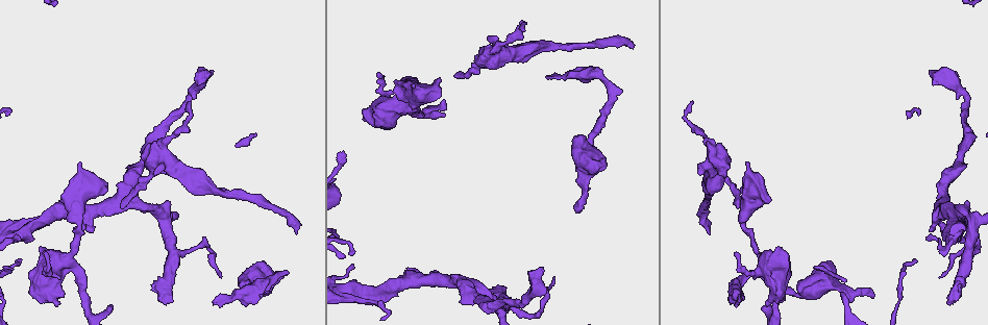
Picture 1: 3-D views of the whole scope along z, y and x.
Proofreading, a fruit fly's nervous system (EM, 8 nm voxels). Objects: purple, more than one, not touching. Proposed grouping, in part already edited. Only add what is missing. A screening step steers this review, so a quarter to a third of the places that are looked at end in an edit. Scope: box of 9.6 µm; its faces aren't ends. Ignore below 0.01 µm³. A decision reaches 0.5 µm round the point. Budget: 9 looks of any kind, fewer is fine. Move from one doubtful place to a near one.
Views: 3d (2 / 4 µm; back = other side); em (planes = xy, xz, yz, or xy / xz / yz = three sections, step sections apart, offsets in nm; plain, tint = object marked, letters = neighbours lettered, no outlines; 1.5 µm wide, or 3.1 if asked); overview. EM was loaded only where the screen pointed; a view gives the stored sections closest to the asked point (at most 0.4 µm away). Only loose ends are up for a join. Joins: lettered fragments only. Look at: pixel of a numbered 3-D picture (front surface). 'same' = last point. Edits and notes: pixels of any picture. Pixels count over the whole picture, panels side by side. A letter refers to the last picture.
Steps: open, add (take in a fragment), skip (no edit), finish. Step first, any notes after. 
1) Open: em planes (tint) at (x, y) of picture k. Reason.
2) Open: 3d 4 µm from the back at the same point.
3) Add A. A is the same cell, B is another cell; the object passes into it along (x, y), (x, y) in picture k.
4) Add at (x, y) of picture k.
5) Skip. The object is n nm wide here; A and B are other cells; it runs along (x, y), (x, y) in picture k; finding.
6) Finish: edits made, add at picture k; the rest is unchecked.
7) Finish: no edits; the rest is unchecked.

Open: em 3.1 µm planes (letters) at (737, 206) of picture 1. Thin end.

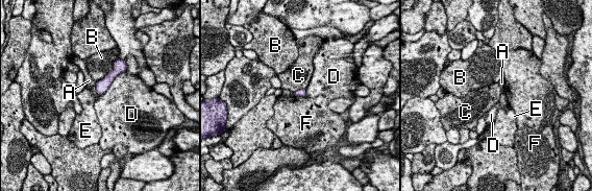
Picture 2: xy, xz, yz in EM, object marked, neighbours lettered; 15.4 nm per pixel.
Skip. A, B, C, D, E and F are other cells; a border runs along (304, 88), (293, 92) in picture 2; no lettered fragment goes on from it.

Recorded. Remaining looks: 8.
Open: 3d 2 µm at (296, 232) of picture 1. An open end.

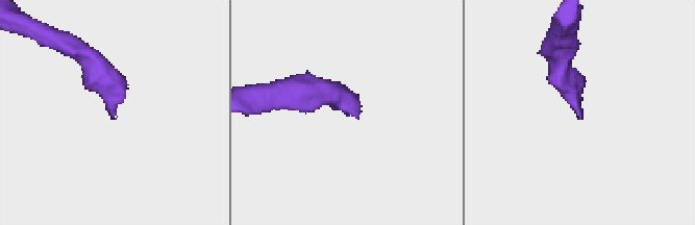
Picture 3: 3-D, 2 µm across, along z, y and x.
Open: em planes (letters) at (349, 110) of picture 3.

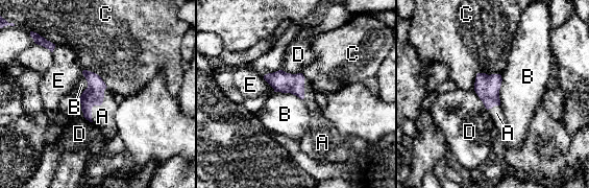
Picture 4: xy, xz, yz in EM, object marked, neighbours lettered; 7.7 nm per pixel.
Add A. The object is 160 nm wide here; A is the same cell, B, C, D and E are other cells; the object passes into it along (93, 95), (98, 104), (102, 116) in picture 4; the cell continues.

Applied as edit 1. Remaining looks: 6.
Open: em planes (letters) at (212, 302) of picture 1.

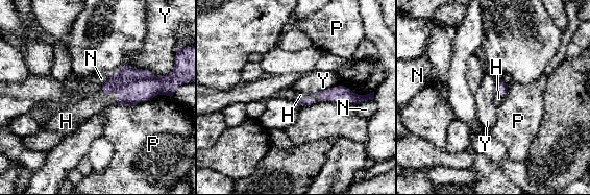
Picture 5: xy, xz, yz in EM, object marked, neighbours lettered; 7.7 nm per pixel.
Add H. H is the same cell, N, P and Y are other cells; the object passes into it along (133, 86), (113, 92), (93, 104) in picture 5; it goes on there.

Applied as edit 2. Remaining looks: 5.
Open: 3d 4 µm at (110, 309) of picture 1. Free end.

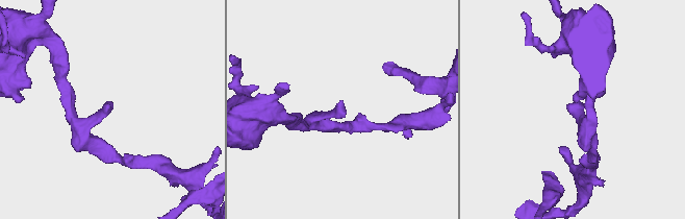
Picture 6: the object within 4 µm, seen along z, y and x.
Open: em planes (letters) at (568, 107) of picture 6.

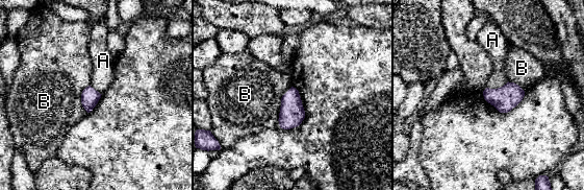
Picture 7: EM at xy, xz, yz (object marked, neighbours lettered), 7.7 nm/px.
Skip. A and B are other cells; a border runs along (292, 86), (281, 98), (280, 127) in picture 7; none of them fits.

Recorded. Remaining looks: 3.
Finish: edits made, add at picture 4, add at picture 5; the rest is unchecked.

